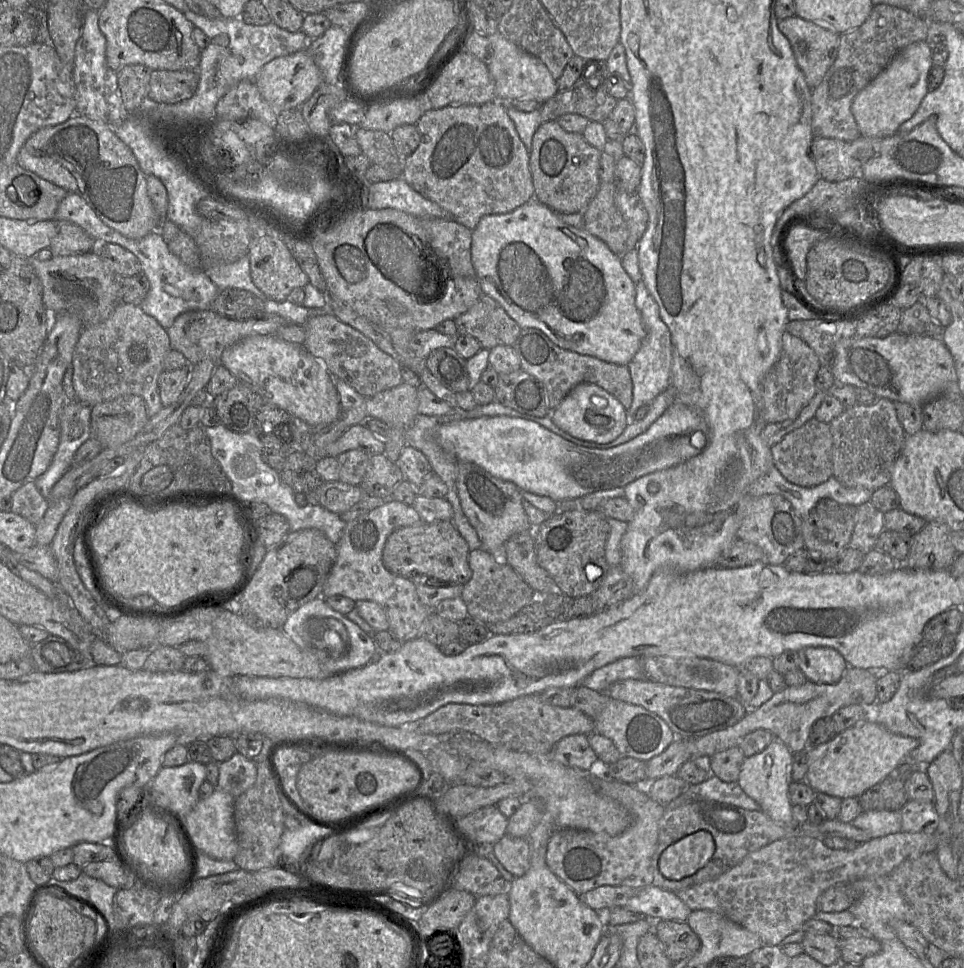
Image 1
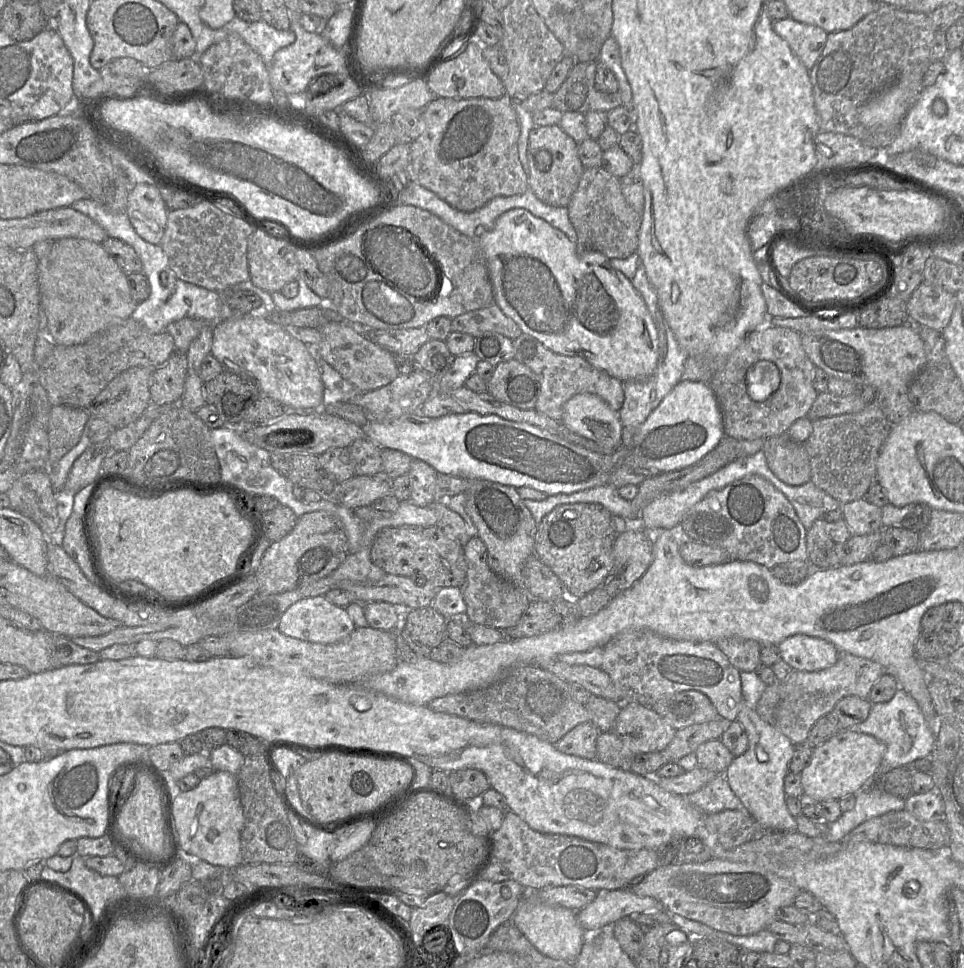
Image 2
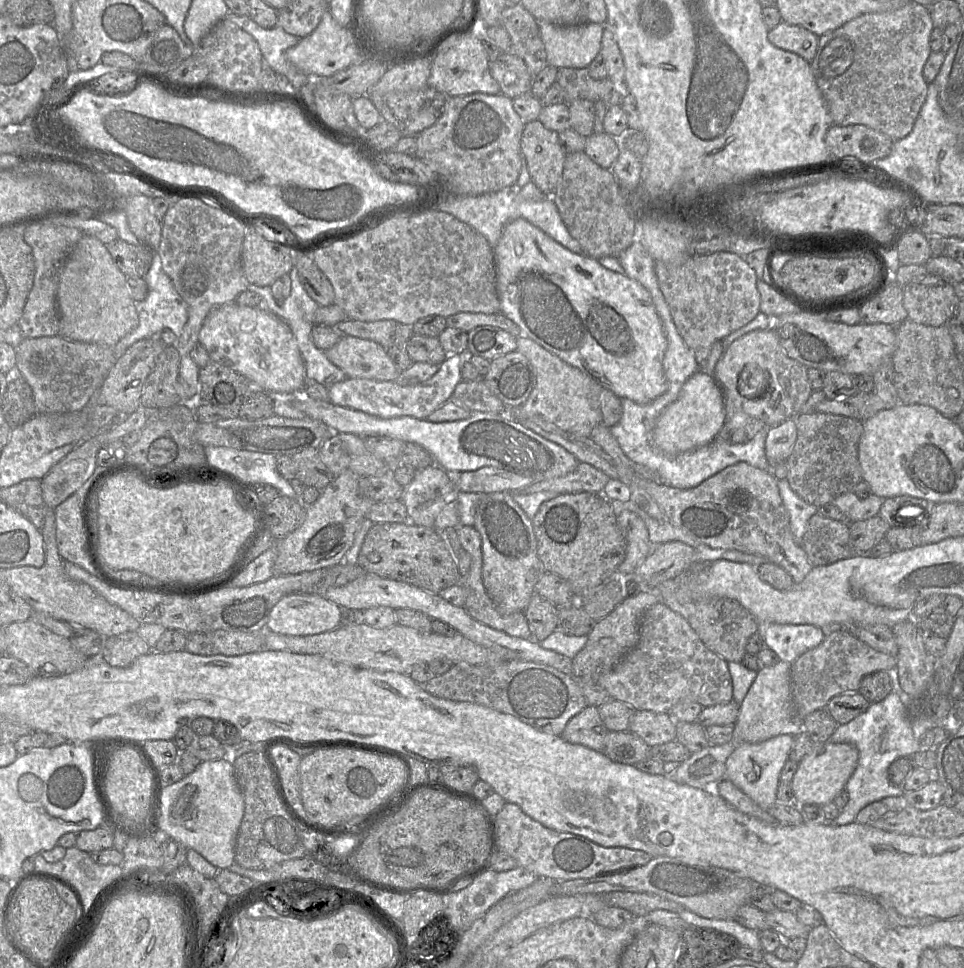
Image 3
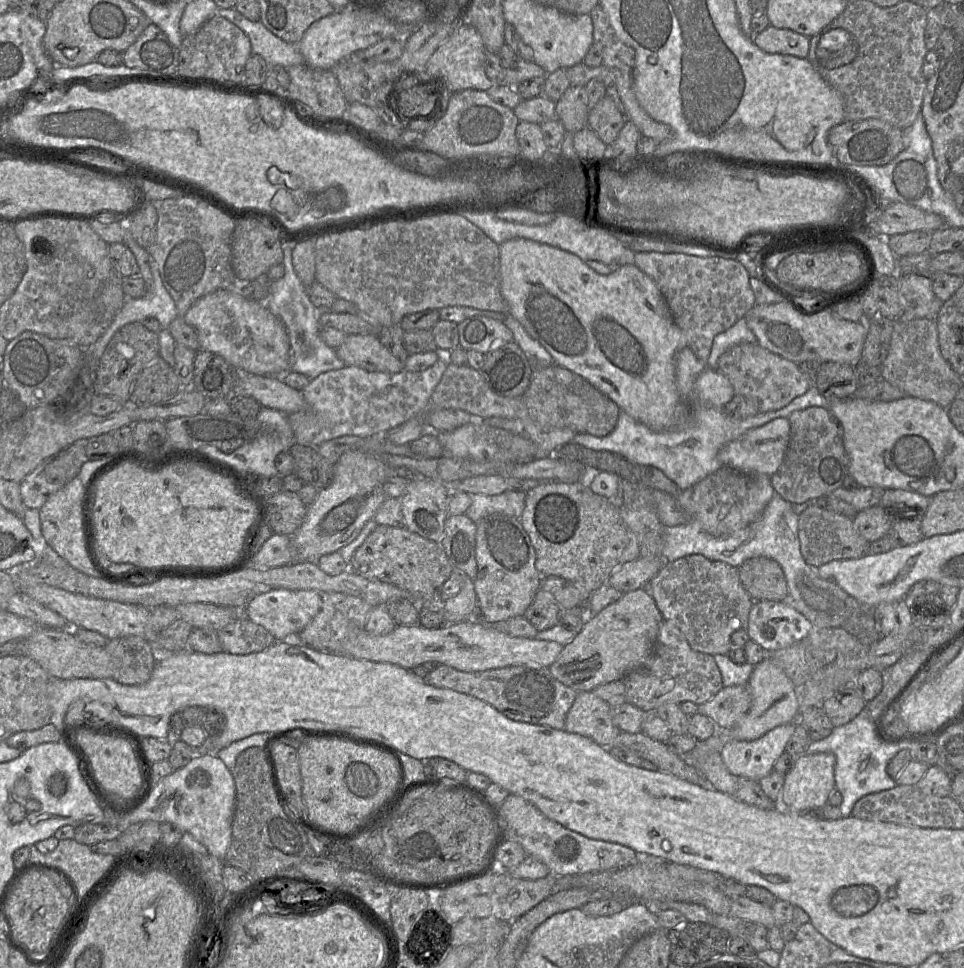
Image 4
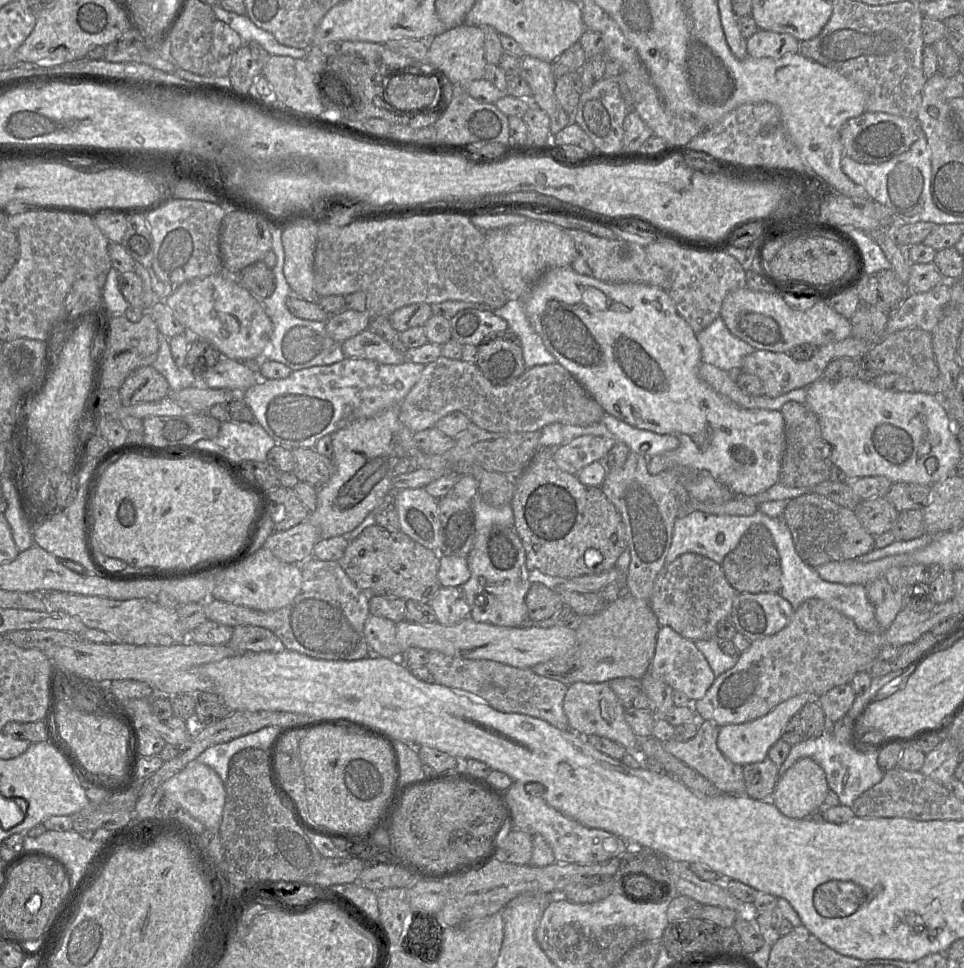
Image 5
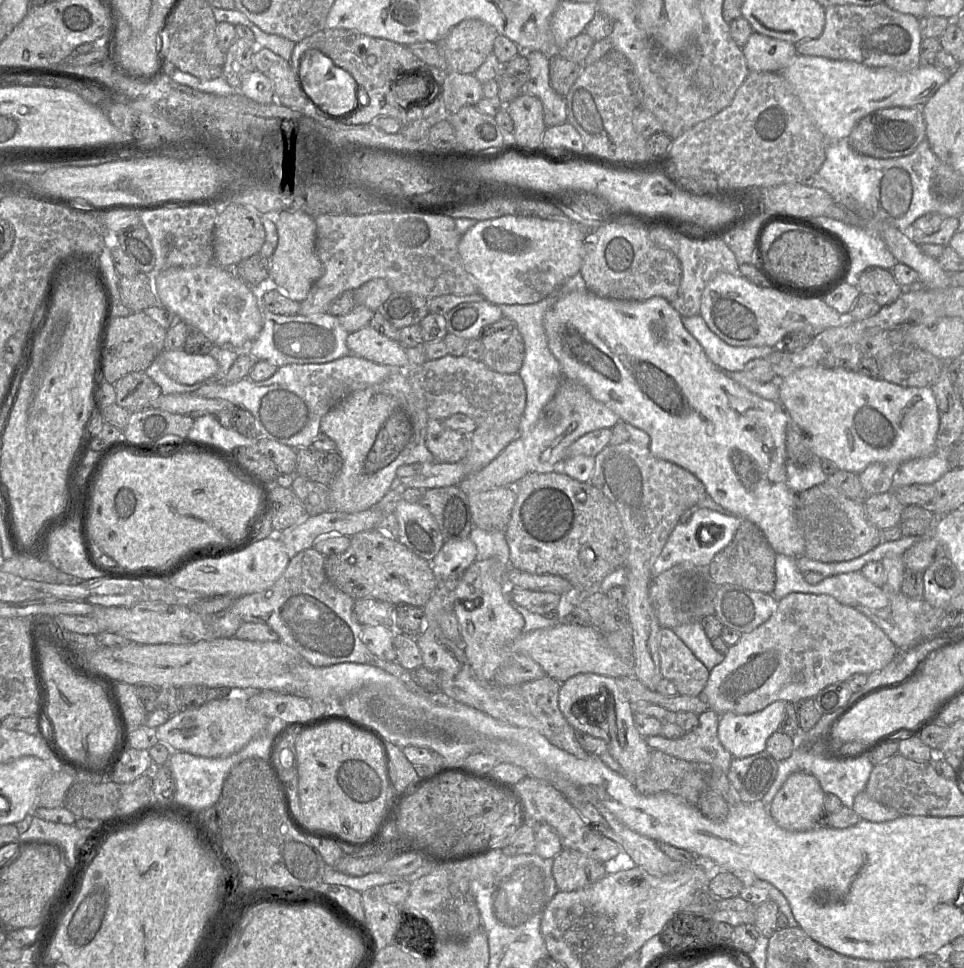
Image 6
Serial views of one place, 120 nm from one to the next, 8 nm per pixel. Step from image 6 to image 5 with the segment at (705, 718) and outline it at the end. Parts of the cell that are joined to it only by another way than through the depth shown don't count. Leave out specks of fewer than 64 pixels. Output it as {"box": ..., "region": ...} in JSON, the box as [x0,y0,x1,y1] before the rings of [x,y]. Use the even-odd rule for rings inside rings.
{"box":[663,720,746,794],"region":[[[700,720],[697,734],[693,738],[685,742],[678,742],[670,739],[663,742],[663,748],[686,766],[707,778],[721,791],[721,793],[745,794],[746,785],[743,766],[733,763],[719,750],[717,745],[719,728],[720,727],[712,721]]]}

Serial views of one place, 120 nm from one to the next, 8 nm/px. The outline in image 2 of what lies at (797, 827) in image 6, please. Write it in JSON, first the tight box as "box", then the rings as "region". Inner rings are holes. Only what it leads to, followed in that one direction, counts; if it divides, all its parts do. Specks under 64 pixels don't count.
{"box":[801,729,885,802],"region":[[[851,729],[839,731],[814,748],[810,763],[801,771],[804,797],[807,801],[820,802],[856,794],[876,774],[885,751],[885,744],[874,736]]]}

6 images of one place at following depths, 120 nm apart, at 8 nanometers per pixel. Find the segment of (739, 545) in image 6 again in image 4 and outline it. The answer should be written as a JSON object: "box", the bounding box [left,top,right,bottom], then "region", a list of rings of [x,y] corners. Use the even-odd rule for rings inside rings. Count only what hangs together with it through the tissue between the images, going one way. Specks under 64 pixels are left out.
{"box":[738,557,788,601],"region":[[[767,557],[746,560],[738,568],[741,584],[753,600],[783,601],[788,587],[780,565]]]}

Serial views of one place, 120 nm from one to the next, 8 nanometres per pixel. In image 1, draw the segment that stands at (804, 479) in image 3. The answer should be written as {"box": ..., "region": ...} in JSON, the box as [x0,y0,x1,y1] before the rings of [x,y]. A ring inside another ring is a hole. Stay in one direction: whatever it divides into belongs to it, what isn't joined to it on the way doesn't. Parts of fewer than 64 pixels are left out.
{"box":[829,398,907,491],"region":[[[880,398],[872,405],[855,404],[829,422],[833,476],[842,485],[874,491],[889,485],[892,466],[907,434],[897,418],[895,403]]]}

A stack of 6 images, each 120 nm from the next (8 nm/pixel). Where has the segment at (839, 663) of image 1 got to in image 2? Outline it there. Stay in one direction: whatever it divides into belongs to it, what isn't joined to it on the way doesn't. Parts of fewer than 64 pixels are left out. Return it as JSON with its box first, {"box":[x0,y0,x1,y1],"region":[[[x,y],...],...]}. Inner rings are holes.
{"box":[777,634,838,672],"region":[[[804,634],[790,636],[777,645],[781,659],[795,671],[814,672],[833,666],[838,649],[829,641]]]}

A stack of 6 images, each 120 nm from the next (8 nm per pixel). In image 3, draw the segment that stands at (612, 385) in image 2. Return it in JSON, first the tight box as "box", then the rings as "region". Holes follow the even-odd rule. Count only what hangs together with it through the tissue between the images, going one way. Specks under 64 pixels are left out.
{"box":[516,337,607,437],"region":[[[517,337],[517,351],[524,355],[533,367],[535,385],[528,399],[516,409],[526,416],[542,418],[567,433],[590,437],[594,427],[601,424],[601,412],[597,405],[599,386],[607,388],[528,337]]]}

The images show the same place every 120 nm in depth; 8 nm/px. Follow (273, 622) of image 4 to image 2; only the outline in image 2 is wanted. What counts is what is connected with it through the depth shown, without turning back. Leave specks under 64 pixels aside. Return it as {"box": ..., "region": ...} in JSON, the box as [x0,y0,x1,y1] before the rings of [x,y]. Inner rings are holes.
{"box":[278,596,356,644],"region":[[[325,596],[302,598],[282,615],[278,630],[286,636],[302,641],[333,644],[346,639],[356,628],[344,607],[329,602]]]}

